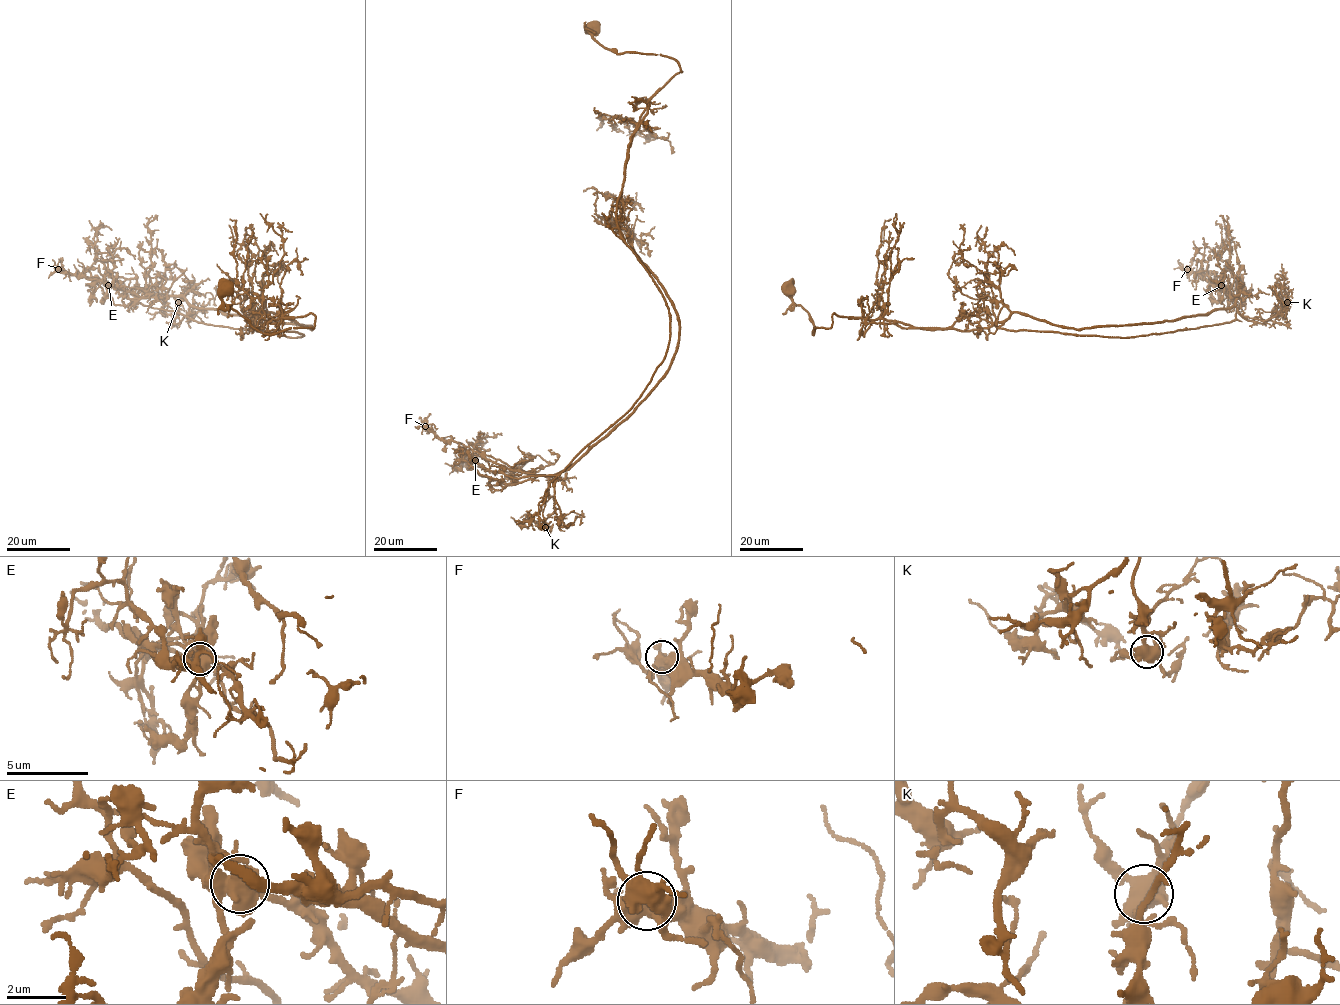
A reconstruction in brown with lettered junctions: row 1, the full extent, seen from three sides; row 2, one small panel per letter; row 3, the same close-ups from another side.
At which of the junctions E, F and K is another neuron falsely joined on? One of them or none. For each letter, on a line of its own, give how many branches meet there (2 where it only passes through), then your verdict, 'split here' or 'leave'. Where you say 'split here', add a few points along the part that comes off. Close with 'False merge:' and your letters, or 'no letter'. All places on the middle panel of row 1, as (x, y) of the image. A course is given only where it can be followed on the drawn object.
E: 5 | split here | (475, 460), (510, 477), (559, 474), (663, 360), (669, 309), (619, 233), (630, 137), (649, 106), (662, 107)
F: 5 | leave
K: 5 | leave
False merge: E

